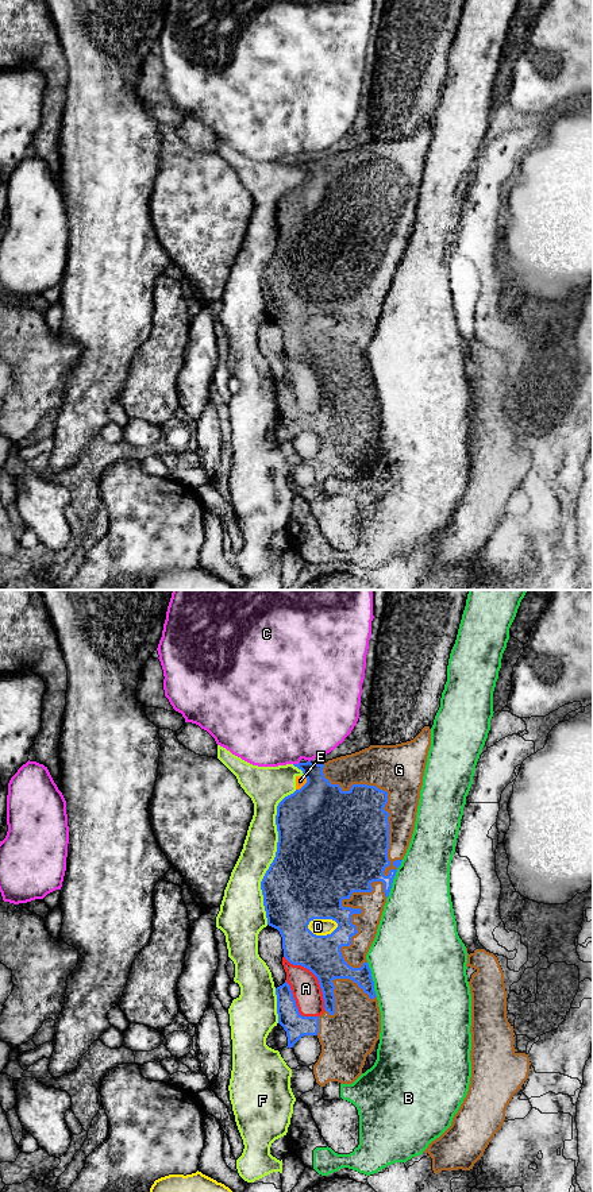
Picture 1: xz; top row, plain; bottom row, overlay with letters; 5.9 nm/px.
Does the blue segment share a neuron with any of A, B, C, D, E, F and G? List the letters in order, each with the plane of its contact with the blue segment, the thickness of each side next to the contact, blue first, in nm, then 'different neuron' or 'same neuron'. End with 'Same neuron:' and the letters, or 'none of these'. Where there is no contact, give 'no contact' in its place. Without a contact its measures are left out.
A: meets blue in xz; 220 nm thick on the blue side, 170 nm on the other; different neuron
B: meets blue in xz; 360 nm thick on the blue side, 400 nm on the other; different neuron
C: meets blue in xz; 240 nm thick on the blue side, 460 nm on the other; different neuron
D: meets blue in xz; 480 nm thick on the blue side, 100 nm on the other; different neuron
E: meets blue in xz; 460 nm thick on the blue side, 60 nm on the other; different neuron
F: meets blue in xz; 500 nm thick on the blue side, 200 nm on the other; different neuron
G: meets blue in xz; 400 nm thick on the blue side, 300 nm on the other; same neuron
Same neuron: G

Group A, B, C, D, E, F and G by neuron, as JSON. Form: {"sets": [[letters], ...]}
{"sets": [["A"], ["B"], ["C"], ["D"], ["E", "F"], ["G"]]}

